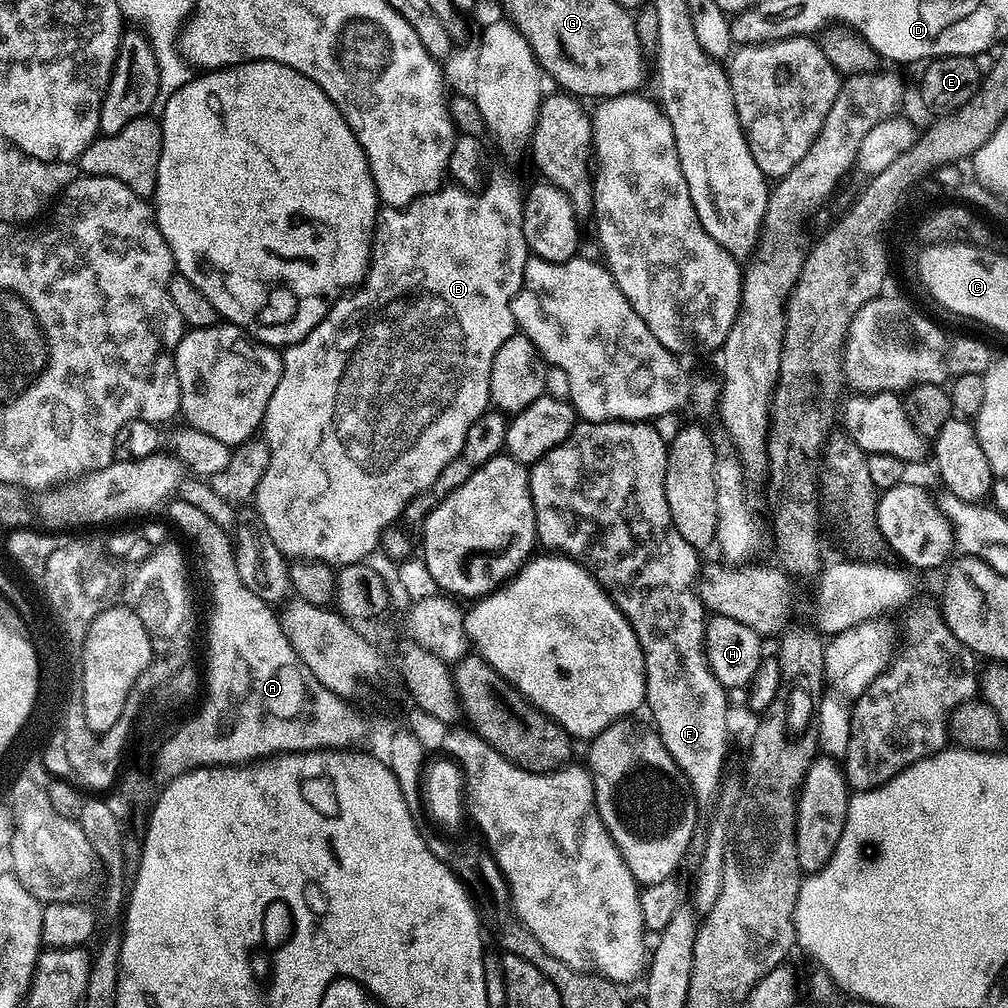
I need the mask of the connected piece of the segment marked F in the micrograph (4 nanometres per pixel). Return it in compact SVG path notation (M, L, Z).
M586 420L583 422L577 422L572 427L572 435L568 436L557 446L554 450L550 450L546 453L537 464L531 465L528 481L530 482L530 494L532 495L532 501L534 502L534 518L536 519L536 538L541 549L547 550L552 554L559 554L567 556L569 560L579 561L581 558L583 563L586 565L589 572L592 573L592 577L598 581L601 588L604 589L604 593L610 597L616 604L616 609L624 615L628 620L628 624L634 630L634 634L638 638L638 646L642 646L642 654L644 655L644 698L646 701L646 709L652 715L651 723L654 725L656 732L662 738L662 742L666 746L666 750L670 750L670 754L676 762L678 762L680 769L687 775L688 781L692 783L692 792L696 795L696 803L701 809L708 808L716 800L716 794L720 790L720 778L724 774L724 758L728 754L728 696L729 693L721 686L718 682L718 678L714 678L714 674L708 668L708 659L704 656L704 626L706 623L706 609L702 601L700 601L700 593L697 588L698 575L702 567L702 560L699 560L697 549L690 546L690 542L686 542L686 538L682 538L682 534L678 534L678 526L674 526L674 518L670 518L670 506L666 506L666 466L668 465L668 444L666 440L660 437L660 432L648 422L629 422L626 420Z

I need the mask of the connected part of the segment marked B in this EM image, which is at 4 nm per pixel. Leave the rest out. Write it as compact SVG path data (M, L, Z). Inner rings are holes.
M489 179L479 192L470 192L467 188L461 188L459 186L448 187L444 186L441 187L439 192L431 192L425 196L419 196L414 202L410 202L404 208L381 207L378 212L376 231L372 238L372 258L368 266L368 275L364 277L363 284L359 285L351 294L341 296L333 304L331 310L322 318L322 322L318 322L318 326L314 326L314 330L310 330L310 334L306 334L304 340L300 340L296 344L287 345L283 349L282 359L284 365L282 366L282 378L278 382L278 387L274 389L274 398L270 398L270 402L266 406L266 414L264 415L262 425L262 438L270 446L270 466L266 466L266 474L262 474L262 482L258 482L258 486L256 487L254 507L256 513L262 518L266 530L274 542L274 546L278 546L278 550L286 558L295 558L297 561L319 560L322 564L333 566L358 564L367 561L368 556L372 552L377 551L384 532L388 528L393 527L403 517L404 507L417 494L426 491L434 482L434 478L438 478L438 474L442 474L442 466L446 466L446 462L450 462L462 451L462 442L466 442L466 430L470 430L470 426L474 426L474 422L482 413L489 411L490 366L494 366L494 354L498 354L502 342L506 342L506 338L517 335L518 329L516 319L512 313L512 300L519 294L521 288L524 287L524 267L528 259L530 259L530 253L526 246L526 238L522 234L522 213L524 212L522 192L521 189L516 189L508 180Z

